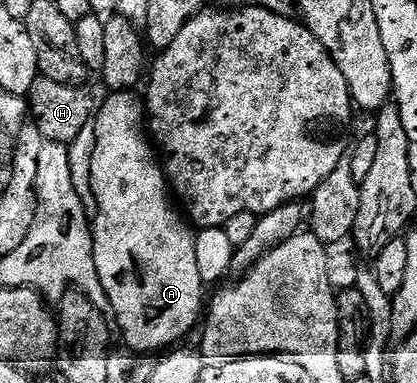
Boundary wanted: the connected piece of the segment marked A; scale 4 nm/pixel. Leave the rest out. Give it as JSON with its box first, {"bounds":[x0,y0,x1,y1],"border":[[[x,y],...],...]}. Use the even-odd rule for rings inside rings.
{"bounds":[91,91,205,352],"border":[[[117,91],[106,96],[108,99],[104,101],[103,108],[100,111],[98,108],[93,119],[95,148],[91,154],[91,184],[95,194],[95,264],[101,285],[111,302],[110,314],[113,319],[115,315],[119,331],[132,347],[132,352],[151,351],[154,347],[167,349],[178,344],[175,342],[182,335],[189,334],[194,327],[196,330],[205,307],[205,284],[201,281],[201,273],[197,273],[195,260],[195,235],[188,220],[171,208],[173,199],[169,194],[167,177],[149,142],[145,130],[145,107],[137,96],[129,91]]]}

